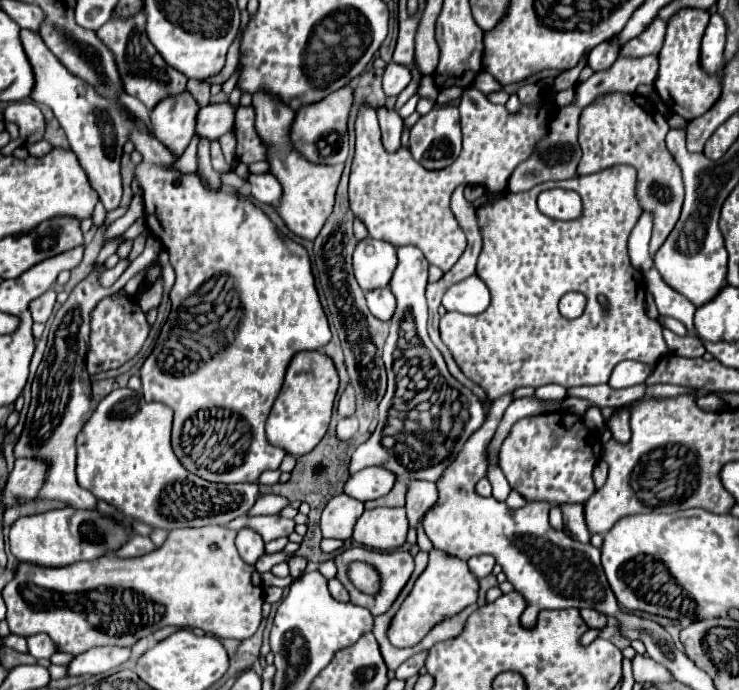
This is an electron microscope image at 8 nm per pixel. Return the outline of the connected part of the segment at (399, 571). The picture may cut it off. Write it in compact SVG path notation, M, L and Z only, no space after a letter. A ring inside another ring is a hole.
M350 548L350 550L344 550L342 554L338 554L334 560L336 560L336 566L338 566L338 576L336 576L336 578L338 578L338 580L344 584L344 588L350 592L350 602L368 608L374 616L384 614L384 612L392 606L392 602L396 600L396 596L400 594L400 590L406 586L408 578L410 578L412 572L414 572L414 558L412 558L410 552L404 552L404 550L378 552L378 550L370 550L370 548ZM352 562L366 562L366 564L372 564L372 566L378 570L378 574L380 574L380 590L378 590L376 594L370 596L370 594L360 592L358 588L354 588L354 584L352 584L350 578L348 578L348 566L350 566Z

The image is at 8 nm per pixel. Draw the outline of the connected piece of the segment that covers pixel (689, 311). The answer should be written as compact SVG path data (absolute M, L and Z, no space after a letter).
M650 268L644 272L644 280L646 280L646 286L648 290L654 294L654 300L656 300L656 306L658 306L658 312L664 314L664 316L672 316L676 320L680 320L688 334L696 336L696 330L694 330L694 324L692 324L692 316L694 316L694 310L696 306L684 298L682 294L678 294L676 290L672 290L662 278L660 274Z

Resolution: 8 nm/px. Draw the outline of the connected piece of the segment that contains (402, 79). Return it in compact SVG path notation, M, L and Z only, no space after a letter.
M390 62L384 70L384 94L386 96L398 96L412 80L412 74L406 66Z

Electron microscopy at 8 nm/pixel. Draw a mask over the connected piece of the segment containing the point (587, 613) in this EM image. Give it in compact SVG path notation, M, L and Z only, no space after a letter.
M582 610L580 614L582 614L584 622L586 622L590 628L594 628L594 630L602 630L602 628L608 624L608 618L606 618L604 614L596 612L596 610Z

